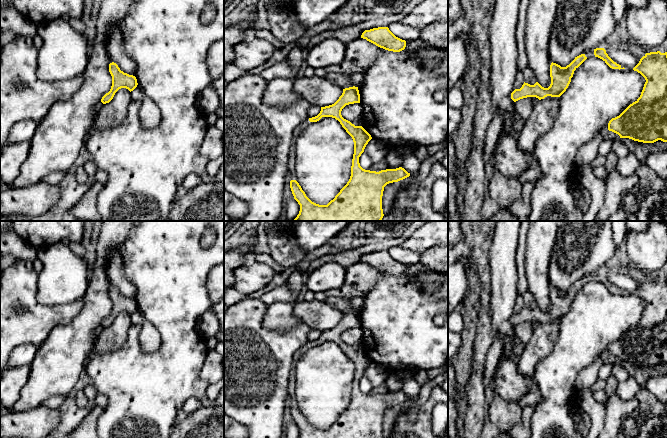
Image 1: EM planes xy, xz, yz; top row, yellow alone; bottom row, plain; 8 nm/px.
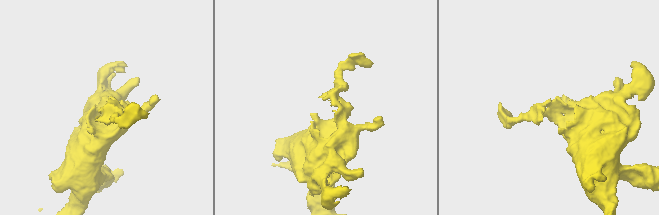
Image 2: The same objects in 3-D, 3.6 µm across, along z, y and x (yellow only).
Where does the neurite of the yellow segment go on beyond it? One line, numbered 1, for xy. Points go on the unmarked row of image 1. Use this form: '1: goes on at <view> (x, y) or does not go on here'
1: does not go on here

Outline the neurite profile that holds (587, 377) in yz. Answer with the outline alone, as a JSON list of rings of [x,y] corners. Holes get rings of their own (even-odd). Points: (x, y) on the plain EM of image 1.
[[[605,354],[595,357],[590,365],[580,371],[575,382],[577,391],[580,391],[582,389],[591,389],[591,387],[598,379],[599,369],[603,364],[604,355]]]

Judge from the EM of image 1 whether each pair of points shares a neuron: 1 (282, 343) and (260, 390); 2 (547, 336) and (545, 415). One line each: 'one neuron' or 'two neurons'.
1: one neuron
2: two neurons

